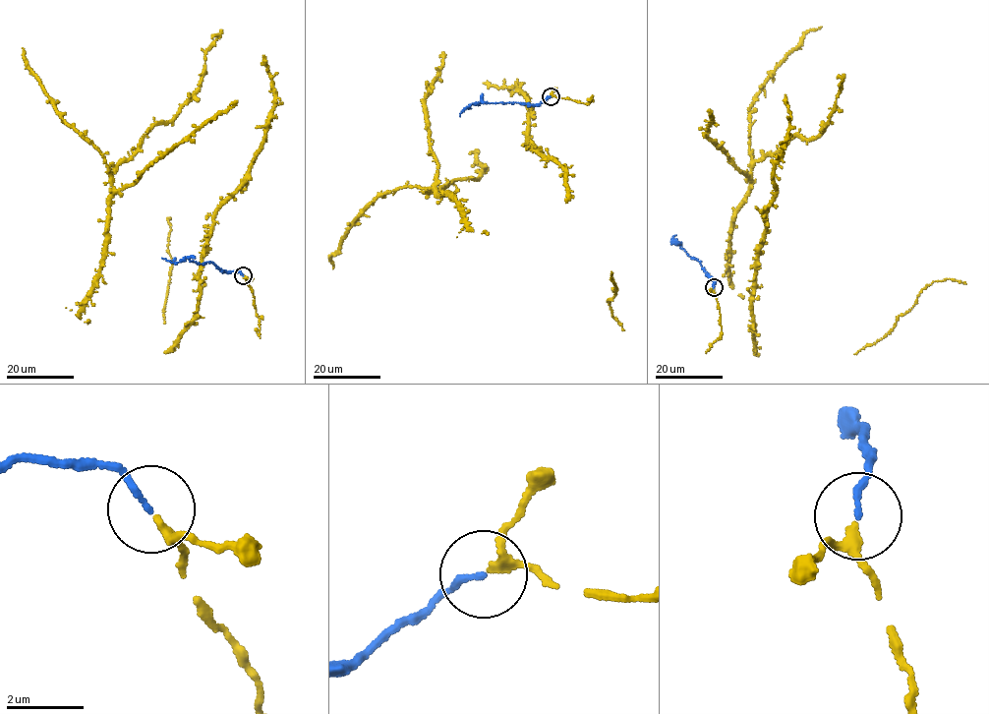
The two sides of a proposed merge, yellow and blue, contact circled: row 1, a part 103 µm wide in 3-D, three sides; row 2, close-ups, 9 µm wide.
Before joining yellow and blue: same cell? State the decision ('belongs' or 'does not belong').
belongs

